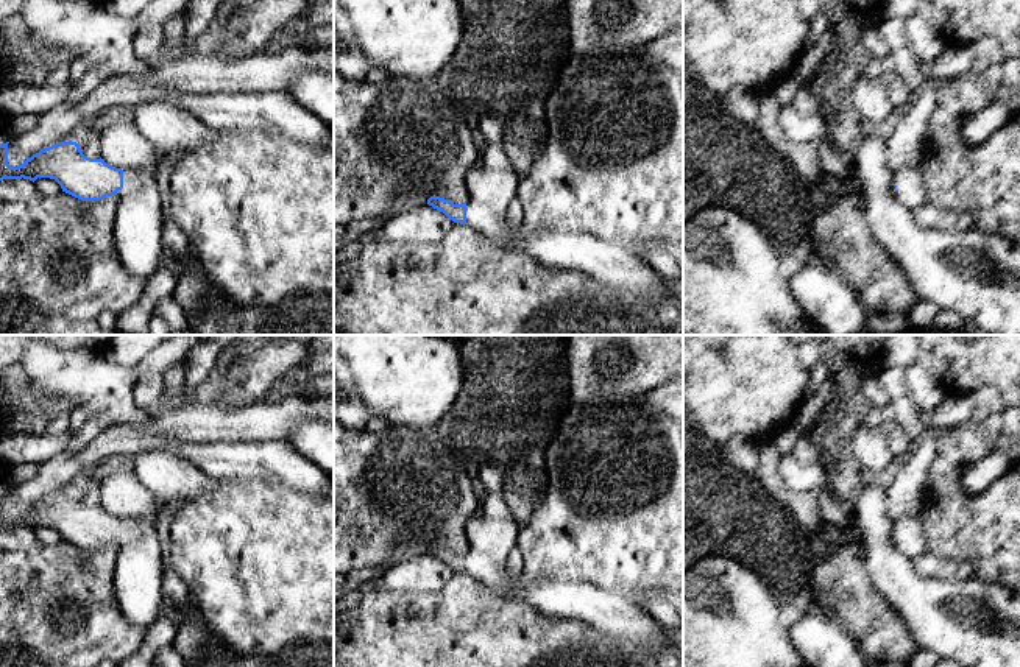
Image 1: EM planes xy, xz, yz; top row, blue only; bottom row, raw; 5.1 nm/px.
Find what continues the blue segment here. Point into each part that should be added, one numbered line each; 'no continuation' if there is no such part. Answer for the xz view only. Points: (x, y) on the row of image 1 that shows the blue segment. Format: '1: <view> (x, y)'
1: xz (610, 264)

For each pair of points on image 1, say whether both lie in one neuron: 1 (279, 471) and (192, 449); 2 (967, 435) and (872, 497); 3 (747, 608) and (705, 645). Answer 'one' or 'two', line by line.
1: one
2: two
3: one

